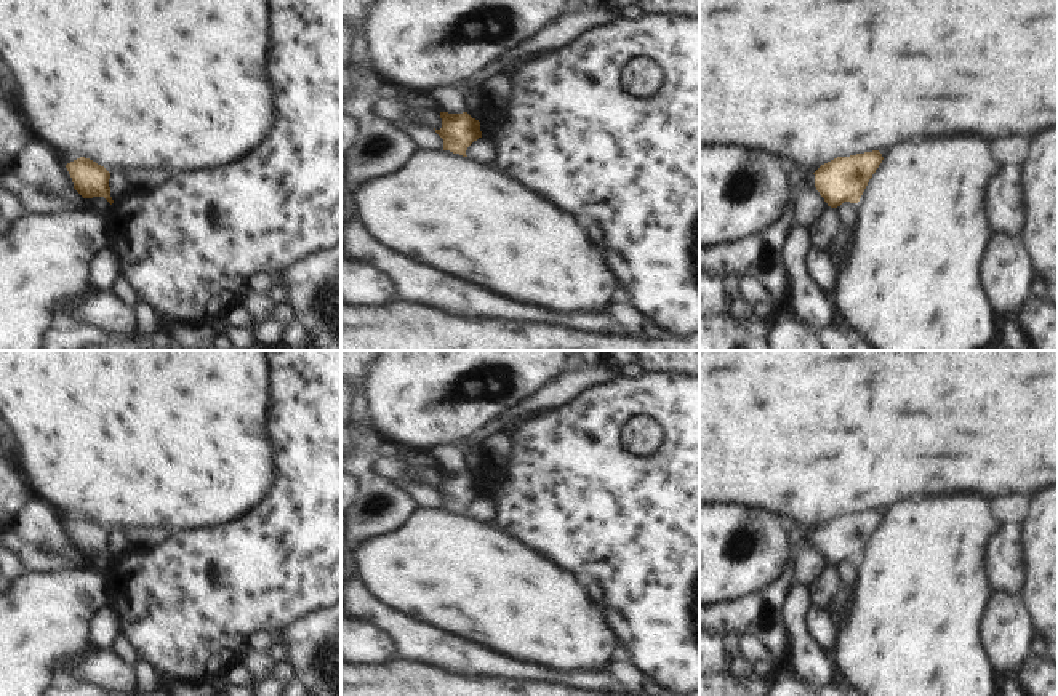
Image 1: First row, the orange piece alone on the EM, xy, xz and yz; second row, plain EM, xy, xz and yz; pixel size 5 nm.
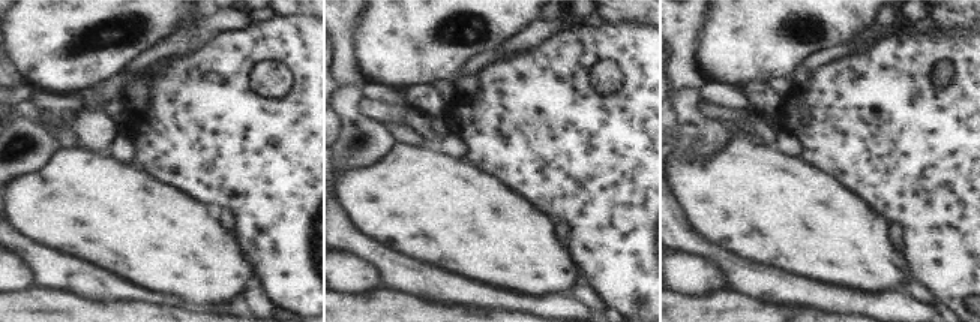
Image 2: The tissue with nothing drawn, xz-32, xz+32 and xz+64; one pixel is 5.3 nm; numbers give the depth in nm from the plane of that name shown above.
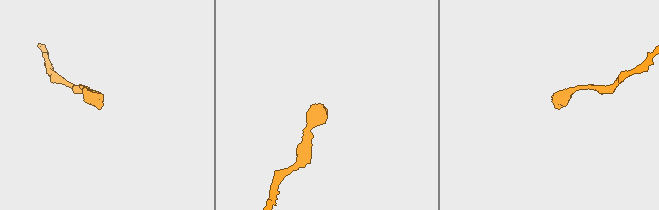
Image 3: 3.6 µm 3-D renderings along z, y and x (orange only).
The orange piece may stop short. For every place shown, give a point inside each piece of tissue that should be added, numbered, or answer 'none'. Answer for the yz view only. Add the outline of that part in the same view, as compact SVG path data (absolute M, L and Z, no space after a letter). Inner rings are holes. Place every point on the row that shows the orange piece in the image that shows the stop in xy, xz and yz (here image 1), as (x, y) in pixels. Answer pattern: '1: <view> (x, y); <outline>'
1: yz (809, 183); M813 173L808 174L808 178L805 179L805 182L804 182L800 187L792 187L792 198L797 198L799 194L800 194L804 189L816 189L816 187L815 187L815 174L813 174Z

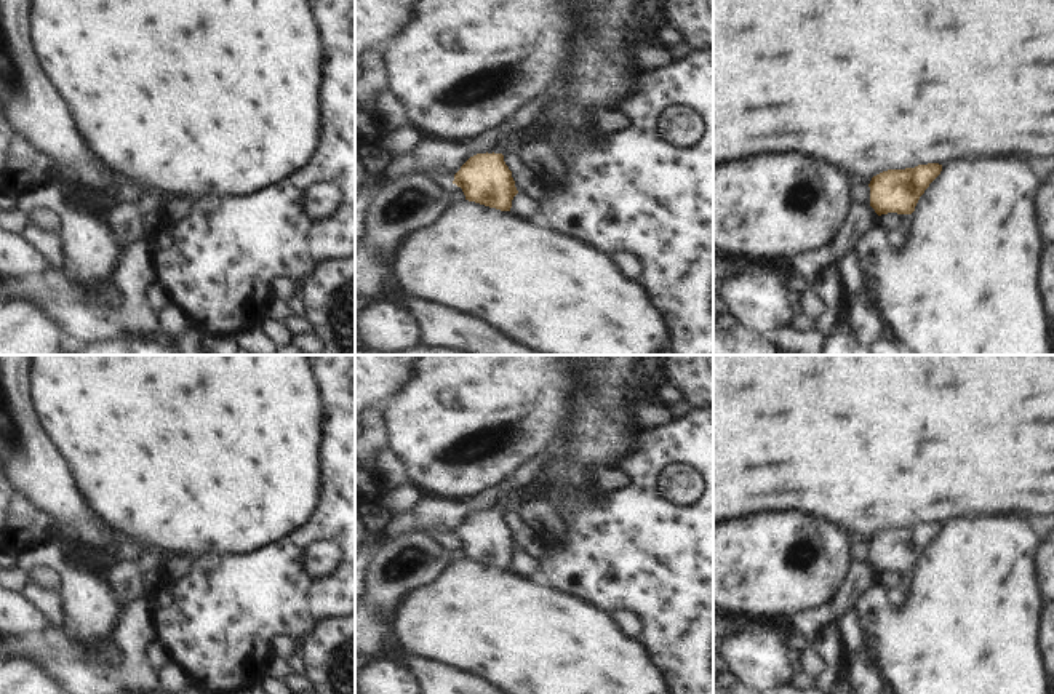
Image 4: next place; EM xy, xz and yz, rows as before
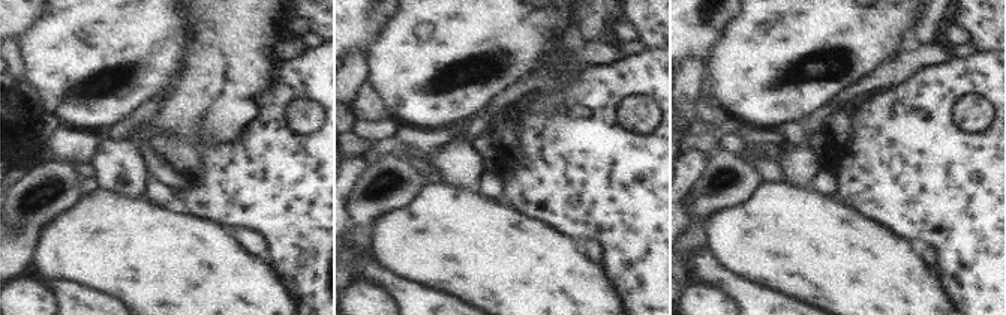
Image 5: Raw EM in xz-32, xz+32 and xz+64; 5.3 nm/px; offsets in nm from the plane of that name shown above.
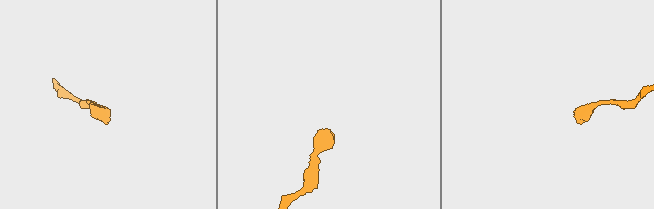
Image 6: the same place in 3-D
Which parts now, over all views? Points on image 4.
1: xz (504, 143); M509 134L509 136L499 138L497 142L494 144L494 147L491 150L488 150L488 154L494 152L494 154L504 155L509 149L515 147L517 138L518 138L518 134L517 136Z

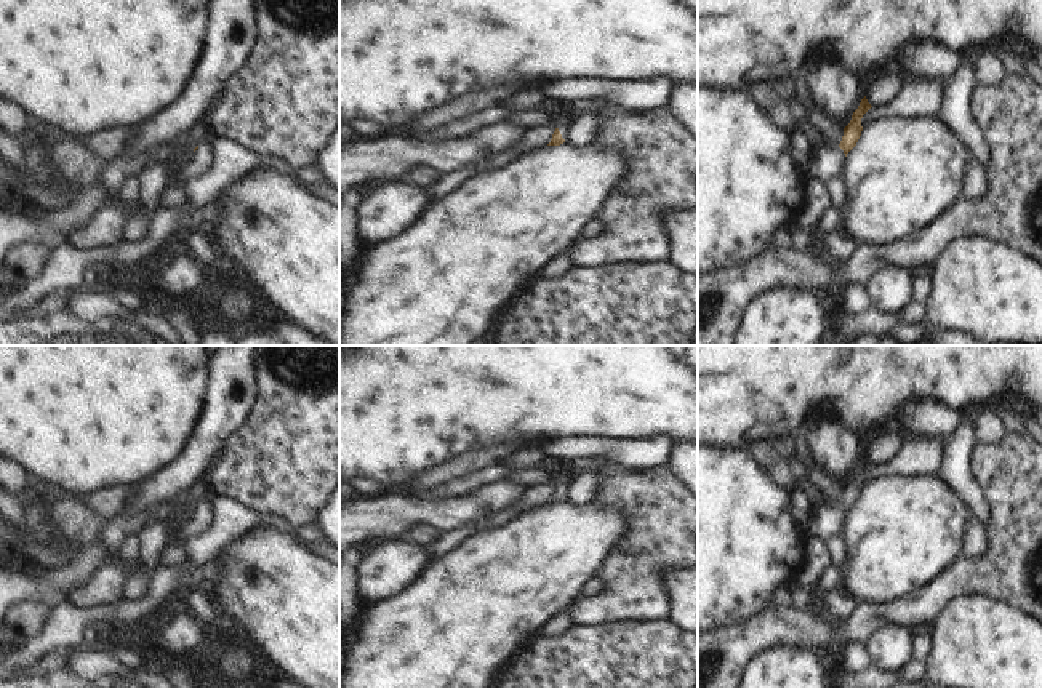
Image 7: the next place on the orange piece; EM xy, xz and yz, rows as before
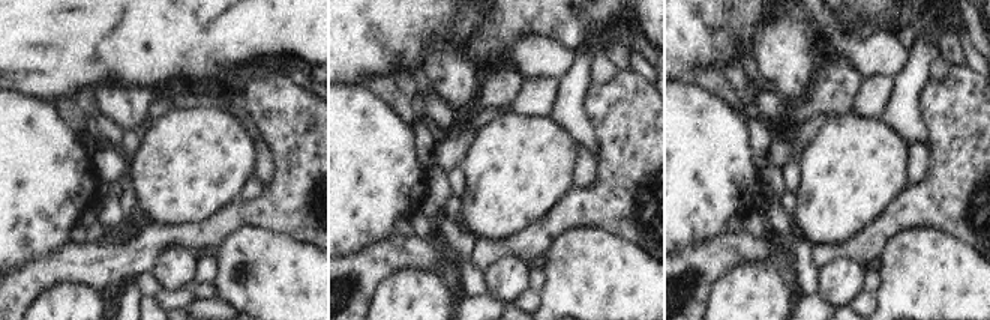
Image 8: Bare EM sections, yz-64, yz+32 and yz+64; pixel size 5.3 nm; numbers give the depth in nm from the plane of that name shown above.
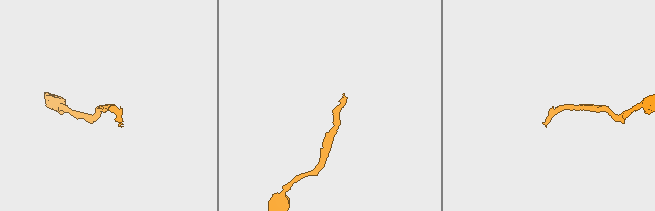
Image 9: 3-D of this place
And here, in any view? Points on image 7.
1: xz (564, 114); M565 101L562 104L551 106L552 117L557 122L562 138L567 139L568 128L576 117L581 114L589 114L597 107L599 102L603 101Z

